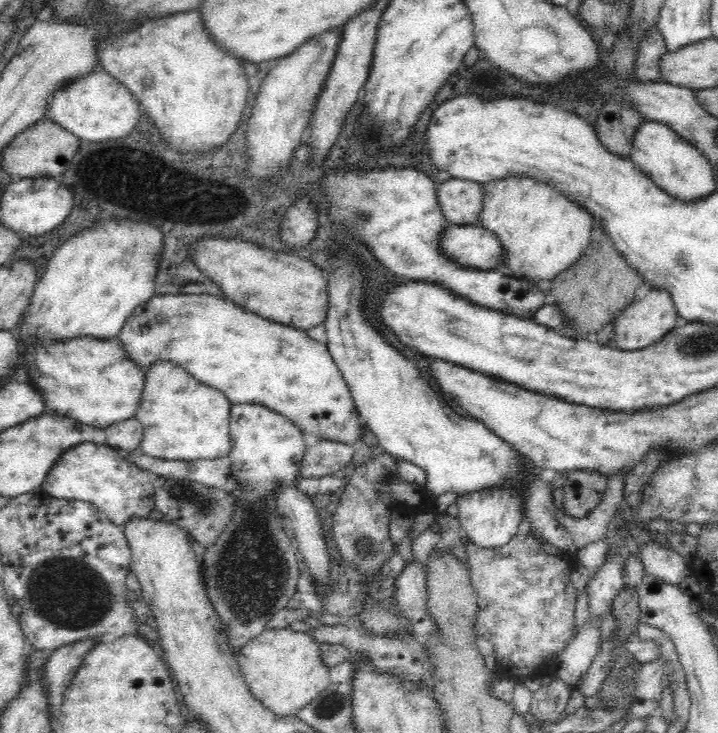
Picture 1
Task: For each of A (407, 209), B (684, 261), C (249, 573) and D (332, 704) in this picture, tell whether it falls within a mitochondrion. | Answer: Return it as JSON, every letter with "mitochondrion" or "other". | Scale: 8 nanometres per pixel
{"A":"other","B":"mitochondrion","C":"mitochondrion","D":"mitochondrion"}

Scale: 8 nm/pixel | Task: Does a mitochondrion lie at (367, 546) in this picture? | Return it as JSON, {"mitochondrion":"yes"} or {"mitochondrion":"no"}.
{"mitochondrion":"yes"}

